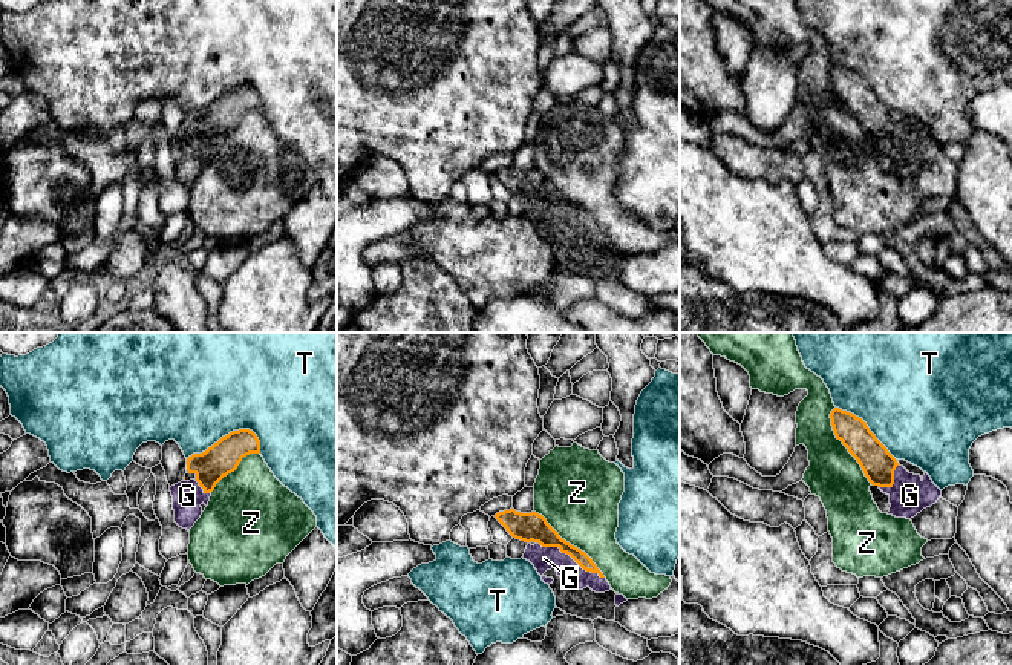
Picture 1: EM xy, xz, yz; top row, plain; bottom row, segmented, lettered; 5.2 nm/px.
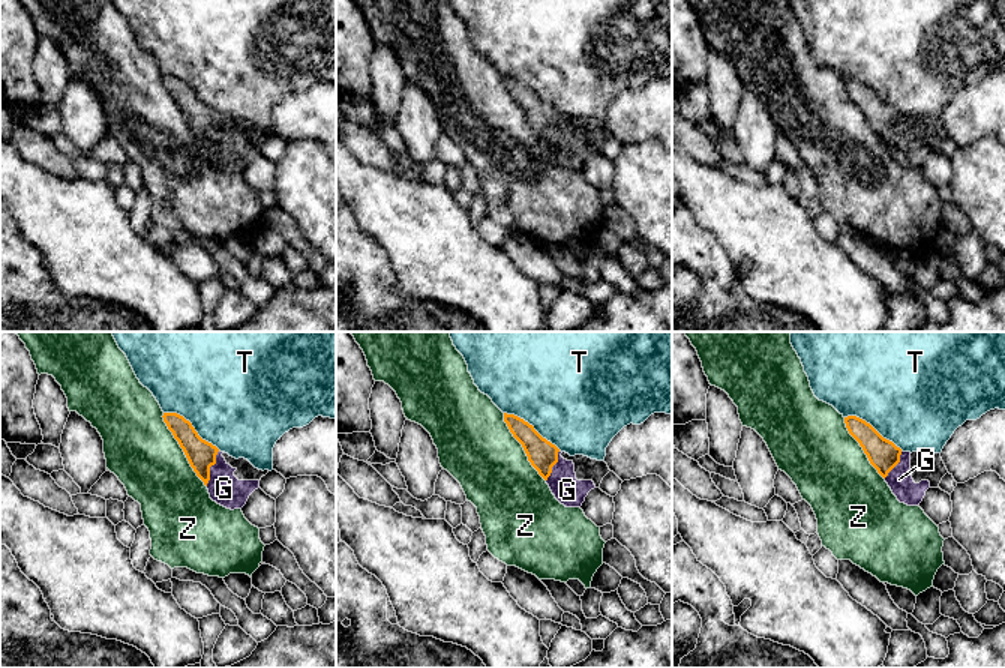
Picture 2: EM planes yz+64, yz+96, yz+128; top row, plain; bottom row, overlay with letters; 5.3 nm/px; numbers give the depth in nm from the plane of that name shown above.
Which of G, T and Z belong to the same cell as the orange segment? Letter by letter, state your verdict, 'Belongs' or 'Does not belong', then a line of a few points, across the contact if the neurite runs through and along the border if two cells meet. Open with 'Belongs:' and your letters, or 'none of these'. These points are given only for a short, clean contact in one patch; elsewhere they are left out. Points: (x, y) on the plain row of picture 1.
Belongs: G
G: Belongs
T: Does not belong
Z: Does not belong

